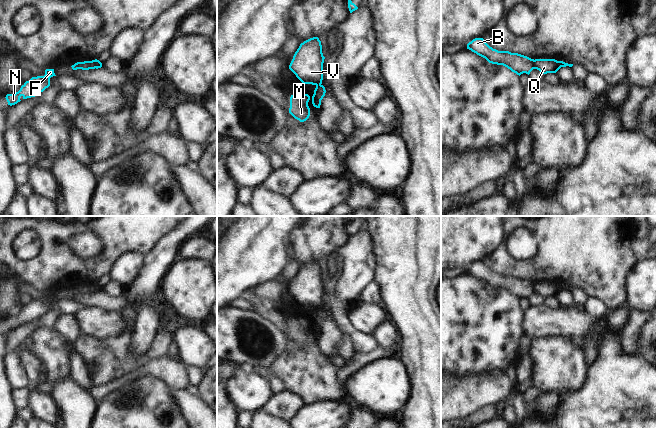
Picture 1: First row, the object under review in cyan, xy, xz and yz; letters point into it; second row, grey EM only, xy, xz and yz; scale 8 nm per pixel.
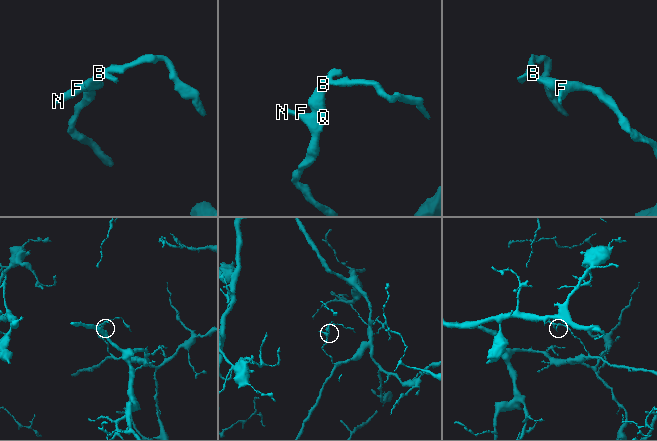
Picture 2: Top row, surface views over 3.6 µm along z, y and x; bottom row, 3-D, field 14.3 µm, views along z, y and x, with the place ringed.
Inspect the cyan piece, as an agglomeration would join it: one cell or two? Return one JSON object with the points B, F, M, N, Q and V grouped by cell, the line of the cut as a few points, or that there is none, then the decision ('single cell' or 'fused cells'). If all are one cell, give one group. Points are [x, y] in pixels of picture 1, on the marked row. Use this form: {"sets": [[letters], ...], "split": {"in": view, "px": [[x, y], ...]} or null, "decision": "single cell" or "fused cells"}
{"sets": [["B", "V"], ["F", "M", "N", "Q"]], "split": {"in": "yz", "px": [[533, 60], [535, 68]]}, "decision": "fused cells"}

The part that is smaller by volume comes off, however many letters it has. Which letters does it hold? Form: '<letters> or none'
B, V

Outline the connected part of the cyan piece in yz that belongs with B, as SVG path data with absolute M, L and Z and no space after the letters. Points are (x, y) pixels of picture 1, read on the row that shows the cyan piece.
M483 38L473 39L467 44L467 49L485 58L489 63L507 67L519 76L523 73L529 75L535 69L534 59L518 53L493 49Z

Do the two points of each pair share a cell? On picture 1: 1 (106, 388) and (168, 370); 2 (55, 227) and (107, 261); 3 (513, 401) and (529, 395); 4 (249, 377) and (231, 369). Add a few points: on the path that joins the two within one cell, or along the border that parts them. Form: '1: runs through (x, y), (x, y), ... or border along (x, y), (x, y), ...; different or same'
1: runs through (121, 381), (143, 370), (153, 369); same
2: runs through (64, 243), (64, 249), (79, 264), (91, 264); same
3: border along (522, 395), (522, 400), (526, 405); different
4: border along (241, 366), (227, 382); different

